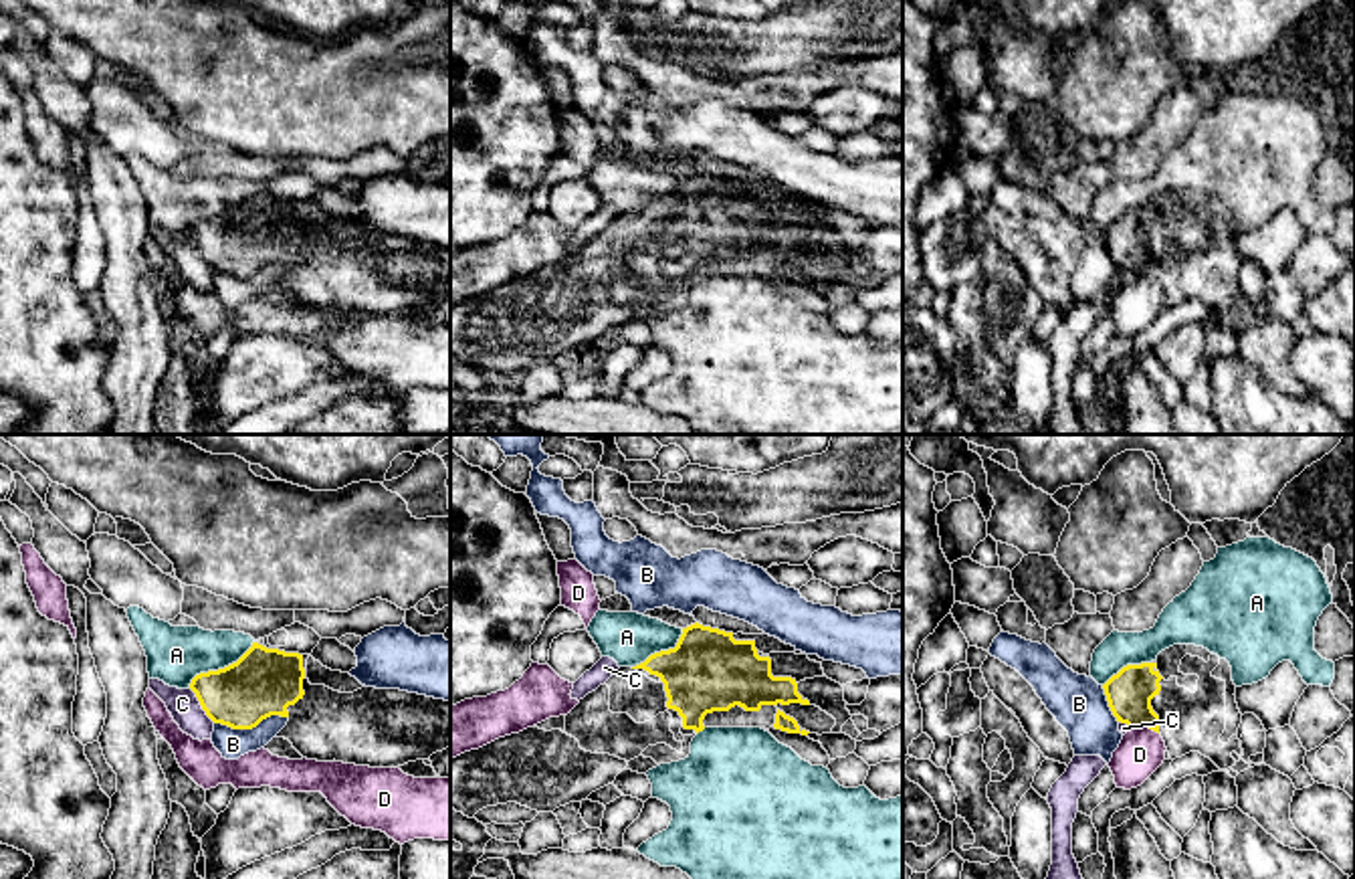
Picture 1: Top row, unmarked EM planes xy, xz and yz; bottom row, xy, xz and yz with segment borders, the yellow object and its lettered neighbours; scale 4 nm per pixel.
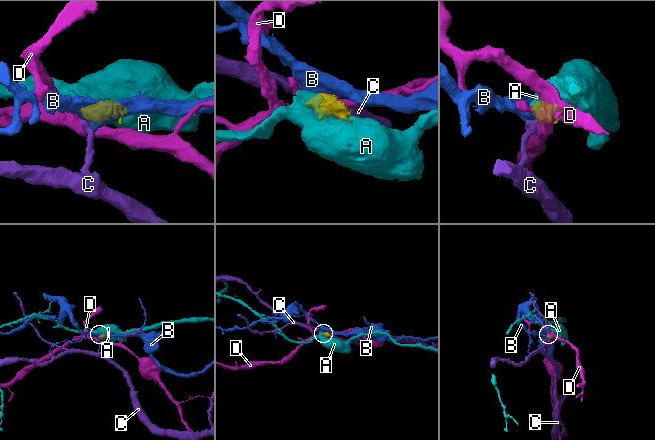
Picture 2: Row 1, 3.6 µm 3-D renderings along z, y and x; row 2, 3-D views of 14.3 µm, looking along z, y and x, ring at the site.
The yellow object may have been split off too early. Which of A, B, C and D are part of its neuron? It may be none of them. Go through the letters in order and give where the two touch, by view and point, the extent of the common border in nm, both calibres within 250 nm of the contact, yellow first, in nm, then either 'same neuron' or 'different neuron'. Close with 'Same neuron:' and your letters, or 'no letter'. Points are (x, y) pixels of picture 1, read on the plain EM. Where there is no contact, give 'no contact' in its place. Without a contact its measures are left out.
A: meets yellow in xy at (219, 217); contact 320 nm long; 280 nm thick on the yellow side, 220 nm on the other; different neuron
B: meets yellow in xy at (251, 275); contact 300 nm long; 280 nm thick on the yellow side, 120 nm on the other; different neuron
C: meets yellow in xy at (200, 251); contact 170 nm long; 260 nm thick on the yellow side, 120 nm on the other; different neuron
D: meets yellow in yz at (1145, 273); contact 110 nm long; 180 nm thick on the yellow side, 180 nm on the other; different neuron
Same neuron: no letter

